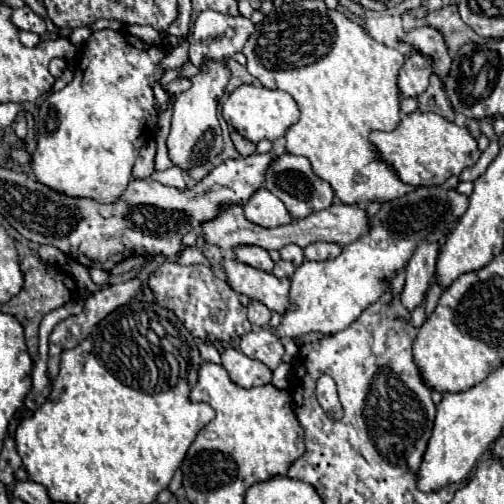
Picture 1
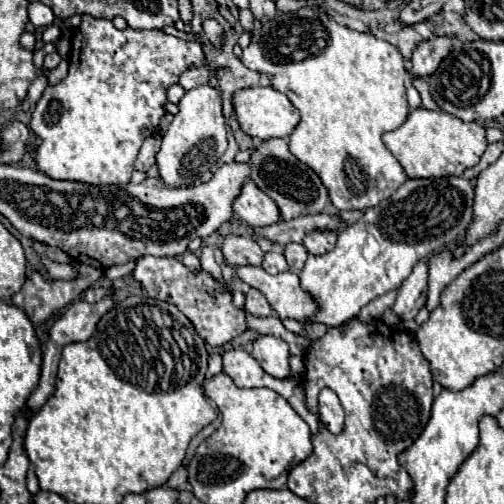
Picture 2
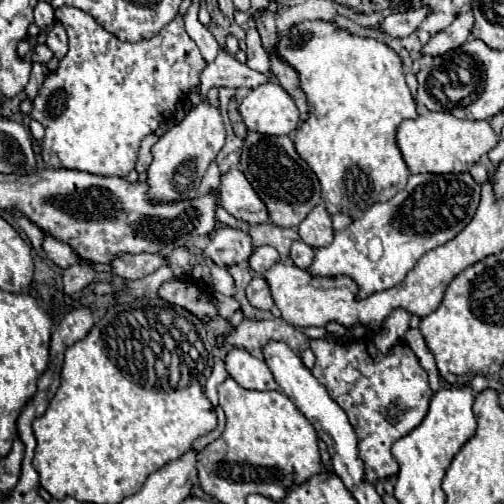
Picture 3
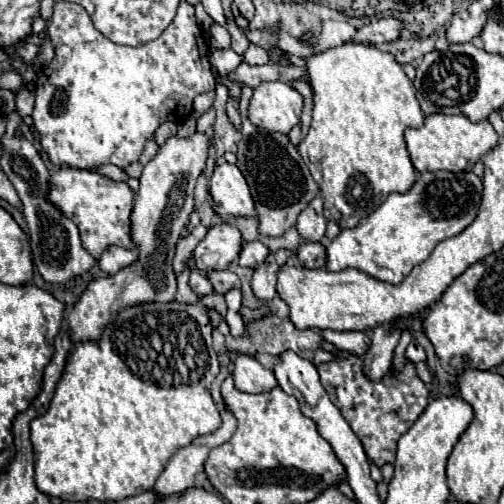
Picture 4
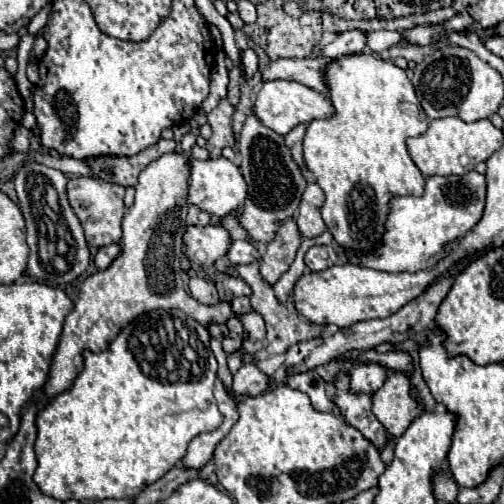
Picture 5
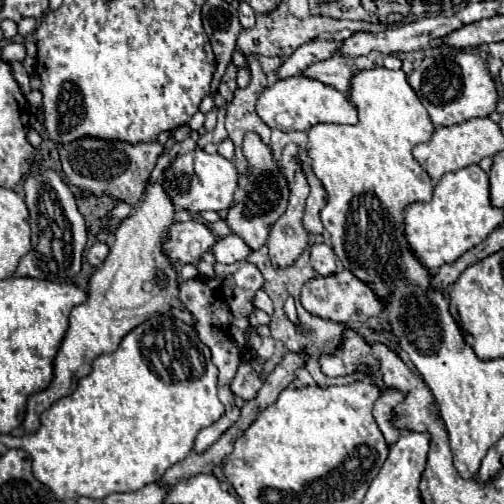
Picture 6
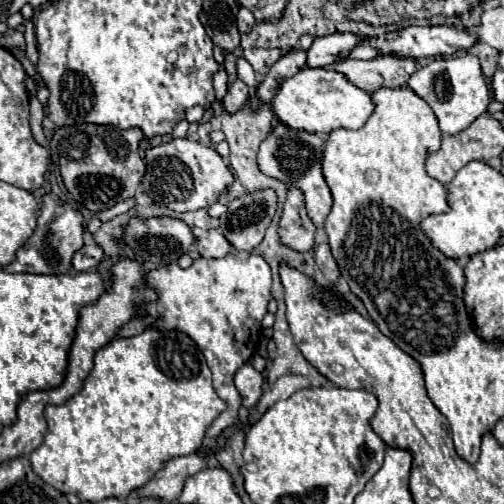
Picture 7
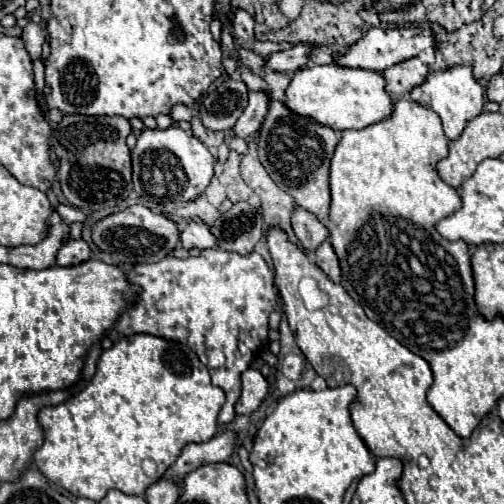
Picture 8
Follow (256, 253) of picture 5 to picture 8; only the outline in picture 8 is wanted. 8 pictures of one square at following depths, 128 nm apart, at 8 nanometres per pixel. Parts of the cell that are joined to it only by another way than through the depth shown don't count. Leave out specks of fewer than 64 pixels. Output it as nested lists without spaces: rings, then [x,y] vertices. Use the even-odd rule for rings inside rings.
[[[190,222],[188,228],[184,228],[180,232],[180,242],[184,248],[198,248],[198,250],[206,250],[206,248],[216,248],[216,238],[210,232],[210,228],[206,224],[200,222]]]

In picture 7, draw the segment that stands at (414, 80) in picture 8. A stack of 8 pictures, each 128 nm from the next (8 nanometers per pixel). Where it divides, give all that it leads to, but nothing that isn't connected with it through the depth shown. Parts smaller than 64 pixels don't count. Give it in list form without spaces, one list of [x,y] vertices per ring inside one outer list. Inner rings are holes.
[[[380,56],[374,60],[340,60],[326,70],[340,72],[356,88],[370,92],[380,86],[406,86],[412,72],[416,72],[416,62],[412,58]]]

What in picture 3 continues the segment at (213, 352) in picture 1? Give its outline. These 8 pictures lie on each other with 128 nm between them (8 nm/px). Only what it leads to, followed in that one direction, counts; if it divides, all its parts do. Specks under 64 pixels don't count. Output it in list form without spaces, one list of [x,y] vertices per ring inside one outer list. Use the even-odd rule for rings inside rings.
[[[216,362],[216,364],[214,364],[214,368],[212,368],[210,378],[206,380],[206,396],[208,396],[208,400],[210,400],[214,406],[218,406],[216,386],[218,386],[218,384],[222,384],[222,382],[226,380],[226,376],[228,376],[228,372],[226,372],[226,368],[224,368],[224,362]]]

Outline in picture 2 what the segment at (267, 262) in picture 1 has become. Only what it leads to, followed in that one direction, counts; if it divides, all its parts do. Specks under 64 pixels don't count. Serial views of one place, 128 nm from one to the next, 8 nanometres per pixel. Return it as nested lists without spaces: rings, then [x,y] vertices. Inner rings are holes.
[[[224,236],[224,244],[222,244],[222,254],[226,264],[230,266],[262,266],[264,260],[264,252],[258,246],[258,242],[250,236]]]

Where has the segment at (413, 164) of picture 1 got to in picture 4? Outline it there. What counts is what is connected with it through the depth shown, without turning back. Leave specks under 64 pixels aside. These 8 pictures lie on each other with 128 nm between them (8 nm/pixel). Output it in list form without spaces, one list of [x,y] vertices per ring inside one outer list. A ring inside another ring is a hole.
[[[428,114],[424,126],[406,128],[404,132],[410,160],[418,172],[464,172],[472,170],[482,154],[492,150],[498,144],[498,134],[488,120],[470,122],[466,116],[446,116],[446,114]]]

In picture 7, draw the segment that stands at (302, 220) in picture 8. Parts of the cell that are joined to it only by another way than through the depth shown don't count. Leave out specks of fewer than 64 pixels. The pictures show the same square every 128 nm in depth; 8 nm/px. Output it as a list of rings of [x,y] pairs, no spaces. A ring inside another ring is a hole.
[[[288,184],[288,196],[278,224],[280,244],[296,252],[308,252],[314,246],[314,234],[316,234],[316,226],[306,214],[302,190]]]

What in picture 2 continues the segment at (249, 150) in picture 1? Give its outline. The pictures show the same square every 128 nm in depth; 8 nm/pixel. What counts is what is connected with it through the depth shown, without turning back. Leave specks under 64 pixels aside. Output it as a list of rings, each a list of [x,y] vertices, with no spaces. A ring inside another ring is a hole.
[[[234,116],[230,118],[230,128],[232,128],[232,132],[234,132],[234,138],[236,138],[236,142],[238,142],[238,146],[240,146],[242,150],[246,150],[246,148],[252,148],[252,138],[240,130],[240,126],[238,126],[238,122],[236,122],[236,118],[234,118]]]

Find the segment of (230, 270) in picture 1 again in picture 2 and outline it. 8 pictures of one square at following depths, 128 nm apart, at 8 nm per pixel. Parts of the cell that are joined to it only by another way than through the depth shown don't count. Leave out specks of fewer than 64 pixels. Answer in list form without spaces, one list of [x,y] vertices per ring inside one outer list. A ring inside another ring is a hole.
[[[238,266],[234,270],[242,282],[260,290],[266,296],[268,304],[272,306],[272,310],[276,310],[280,318],[294,318],[306,324],[308,316],[316,312],[316,306],[300,288],[298,276],[294,272],[282,272],[272,276],[264,268],[256,266]]]

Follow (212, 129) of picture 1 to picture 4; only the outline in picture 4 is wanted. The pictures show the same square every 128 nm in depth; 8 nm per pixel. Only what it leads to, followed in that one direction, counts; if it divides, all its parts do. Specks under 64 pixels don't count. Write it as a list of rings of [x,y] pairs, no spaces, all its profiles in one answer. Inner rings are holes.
[[[194,132],[188,138],[170,136],[160,148],[158,154],[144,166],[140,176],[140,190],[134,200],[132,210],[132,238],[136,240],[140,258],[130,268],[124,268],[112,276],[92,280],[82,294],[80,302],[70,314],[68,332],[72,342],[96,340],[100,328],[116,316],[116,312],[140,304],[140,302],[172,302],[176,294],[176,276],[172,270],[172,258],[176,240],[180,238],[188,216],[194,210],[194,186],[198,176],[206,168],[208,148],[212,136],[208,132]]]

